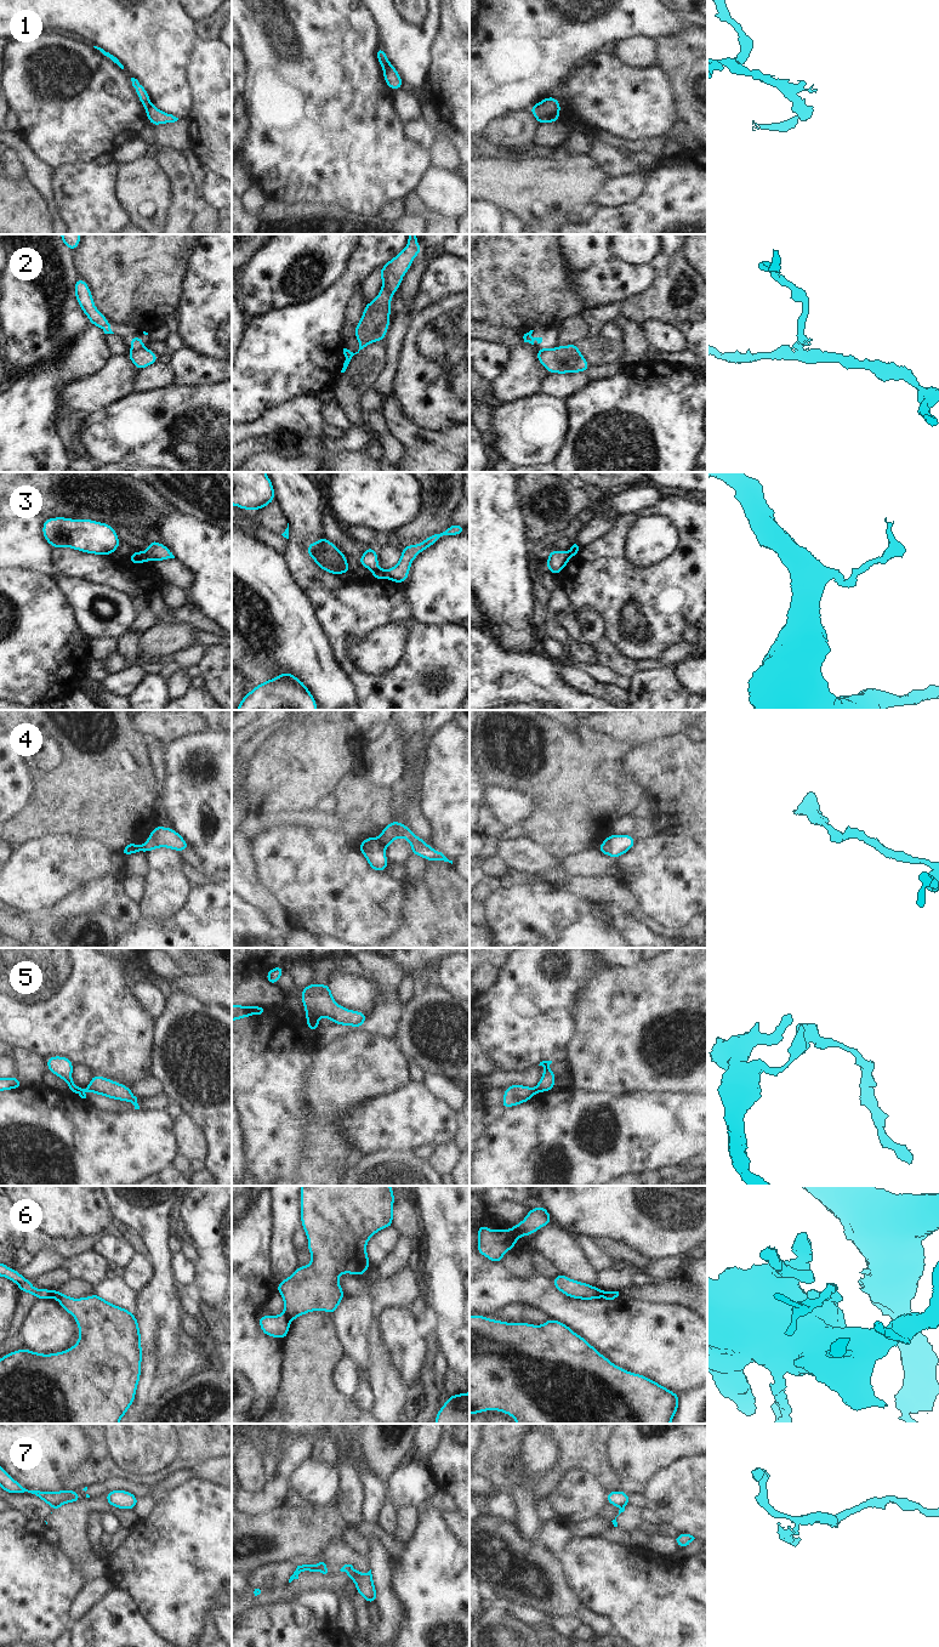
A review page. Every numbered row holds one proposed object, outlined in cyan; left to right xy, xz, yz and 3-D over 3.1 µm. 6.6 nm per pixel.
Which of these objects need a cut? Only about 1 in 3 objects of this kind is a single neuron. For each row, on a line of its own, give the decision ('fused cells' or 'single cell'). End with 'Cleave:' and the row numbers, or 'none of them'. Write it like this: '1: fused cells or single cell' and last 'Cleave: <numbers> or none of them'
1: fused cells
2: fused cells
3: fused cells
4: fused cells
5: fused cells
6: fused cells
7: fused cells
Cleave: 1, 2, 3, 4, 5, 6, 7

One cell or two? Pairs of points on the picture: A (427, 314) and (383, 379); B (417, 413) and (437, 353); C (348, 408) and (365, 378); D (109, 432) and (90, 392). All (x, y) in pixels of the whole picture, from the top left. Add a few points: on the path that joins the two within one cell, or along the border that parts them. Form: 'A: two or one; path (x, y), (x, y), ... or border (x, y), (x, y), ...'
A: two; border (407, 331), (391, 386)
B: one; path (422, 398), (437, 384), (437, 368)
C: one; path (350, 401), (350, 393), (358, 385)
D: two; border (124, 397), (89, 414)

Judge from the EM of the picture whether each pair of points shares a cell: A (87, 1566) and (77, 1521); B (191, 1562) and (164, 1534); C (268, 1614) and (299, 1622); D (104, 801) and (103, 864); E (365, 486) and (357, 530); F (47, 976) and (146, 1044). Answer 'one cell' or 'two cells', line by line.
A: one cell
B: one cell
C: one cell
D: two cells
E: two cells
F: one cell

